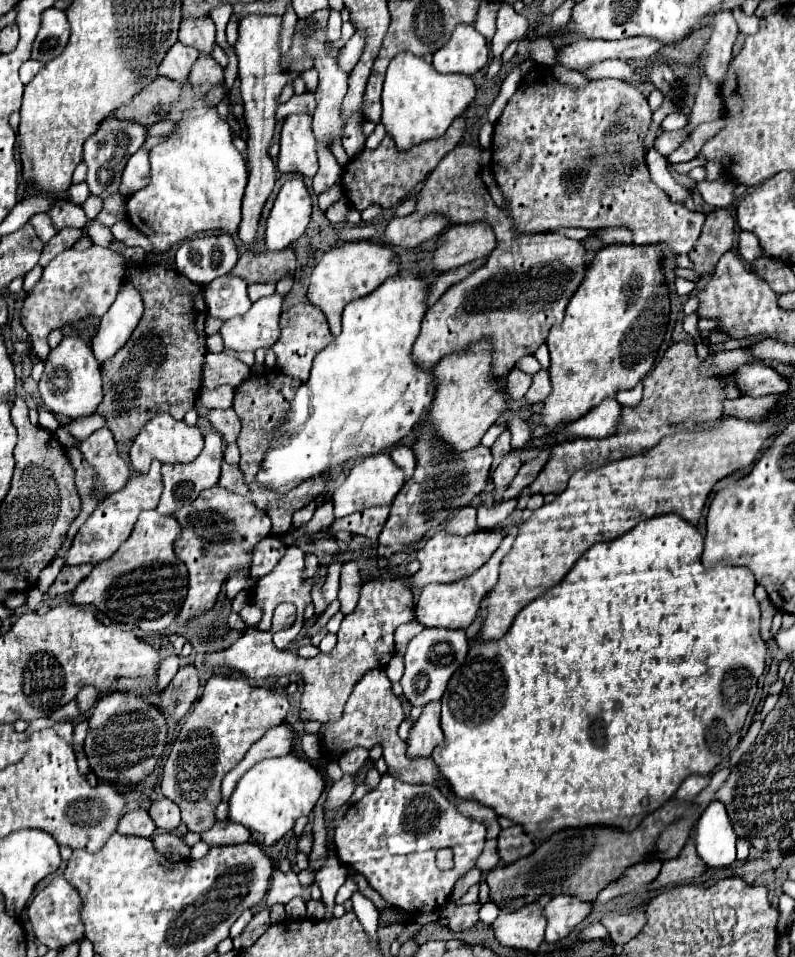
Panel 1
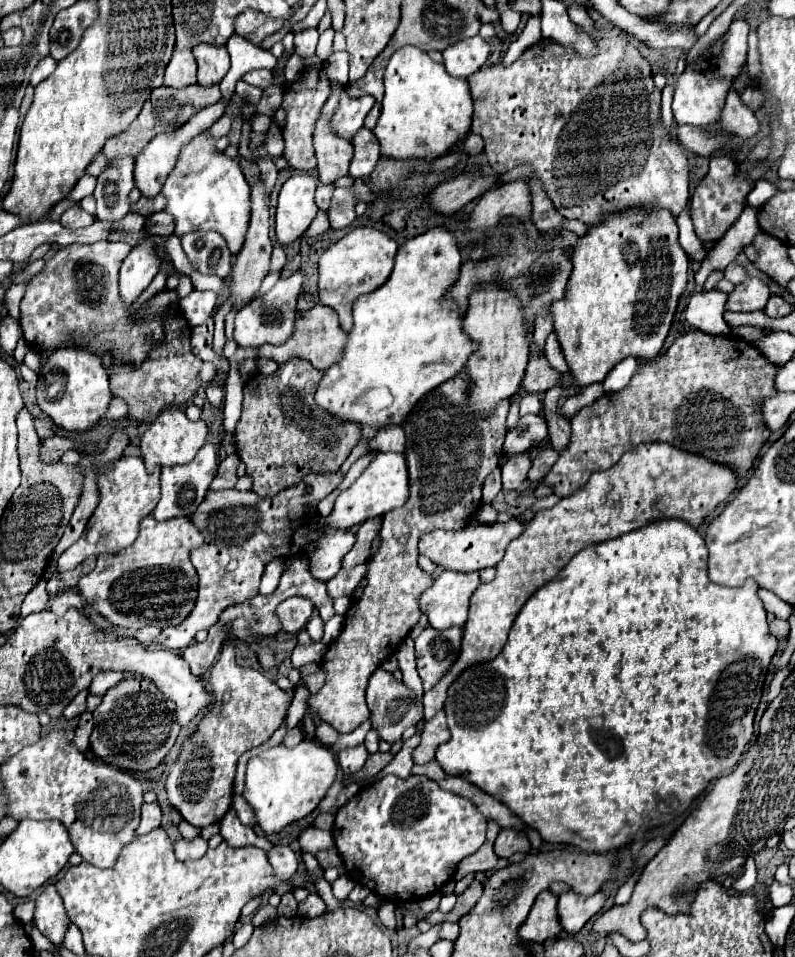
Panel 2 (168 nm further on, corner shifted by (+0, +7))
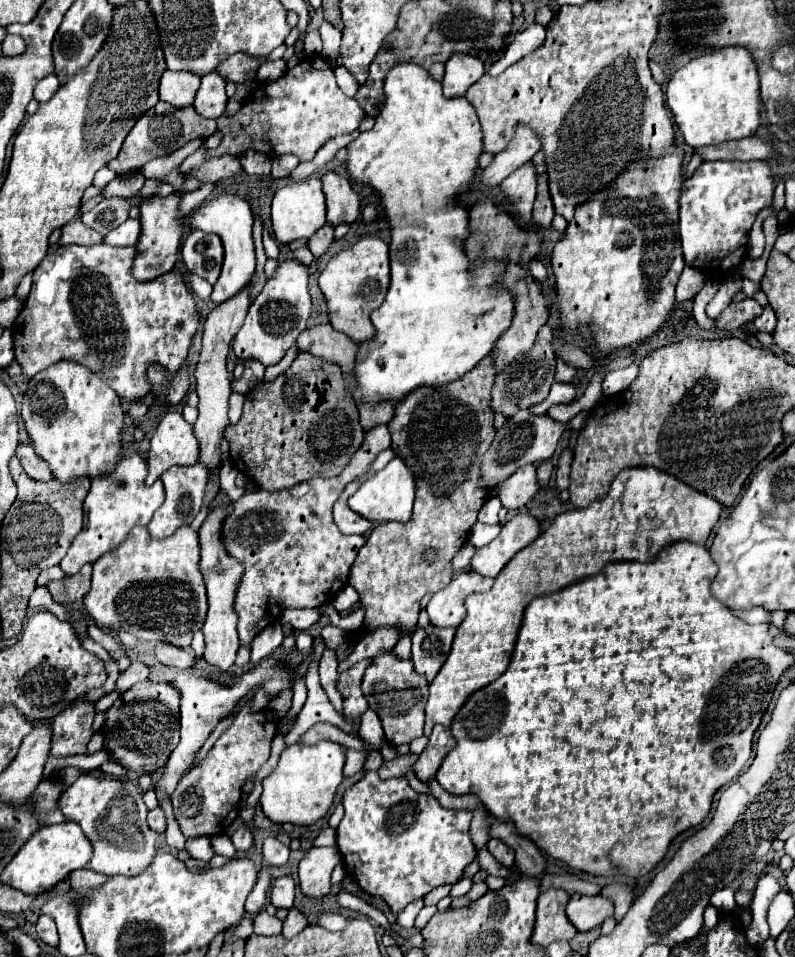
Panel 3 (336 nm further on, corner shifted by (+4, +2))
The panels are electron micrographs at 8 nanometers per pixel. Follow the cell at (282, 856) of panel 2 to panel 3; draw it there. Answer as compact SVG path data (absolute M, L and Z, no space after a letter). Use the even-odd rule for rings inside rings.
M265 838L263 842L263 864L265 866L283 866L289 858L289 848L283 846L277 838Z

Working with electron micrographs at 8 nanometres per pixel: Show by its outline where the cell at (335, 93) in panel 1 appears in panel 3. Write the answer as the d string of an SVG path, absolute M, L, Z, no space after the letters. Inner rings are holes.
M327 172L321 178L323 194L327 200L327 220L337 226L341 222L355 222L359 216L359 196L349 180L337 172Z

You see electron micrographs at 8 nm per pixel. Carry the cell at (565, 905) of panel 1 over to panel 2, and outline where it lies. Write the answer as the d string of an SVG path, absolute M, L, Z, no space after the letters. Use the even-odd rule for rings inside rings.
M573 889L559 895L559 919L563 929L573 935L583 929L583 925L595 917L605 905L605 893L597 891L591 897L583 897Z

